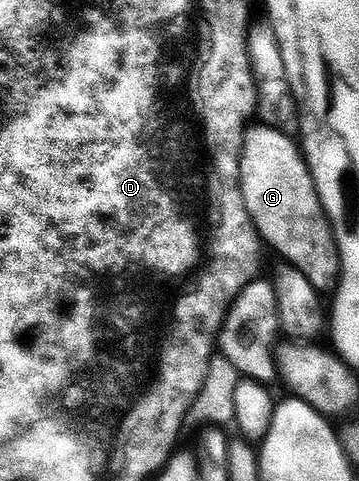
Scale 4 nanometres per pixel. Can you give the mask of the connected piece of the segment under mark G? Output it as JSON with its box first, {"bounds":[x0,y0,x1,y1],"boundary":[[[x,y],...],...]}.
{"bounds":[238,126,340,293],"boundary":[[[251,126],[246,133],[246,144],[242,146],[242,164],[238,174],[238,186],[244,197],[244,205],[250,214],[250,220],[258,231],[258,238],[267,248],[271,247],[276,254],[289,266],[300,269],[304,277],[308,277],[310,284],[320,293],[330,293],[337,288],[340,278],[340,264],[338,261],[338,244],[334,242],[334,233],[330,229],[330,222],[322,212],[314,182],[306,160],[302,158],[299,144],[288,139],[283,130],[277,126]]]}

